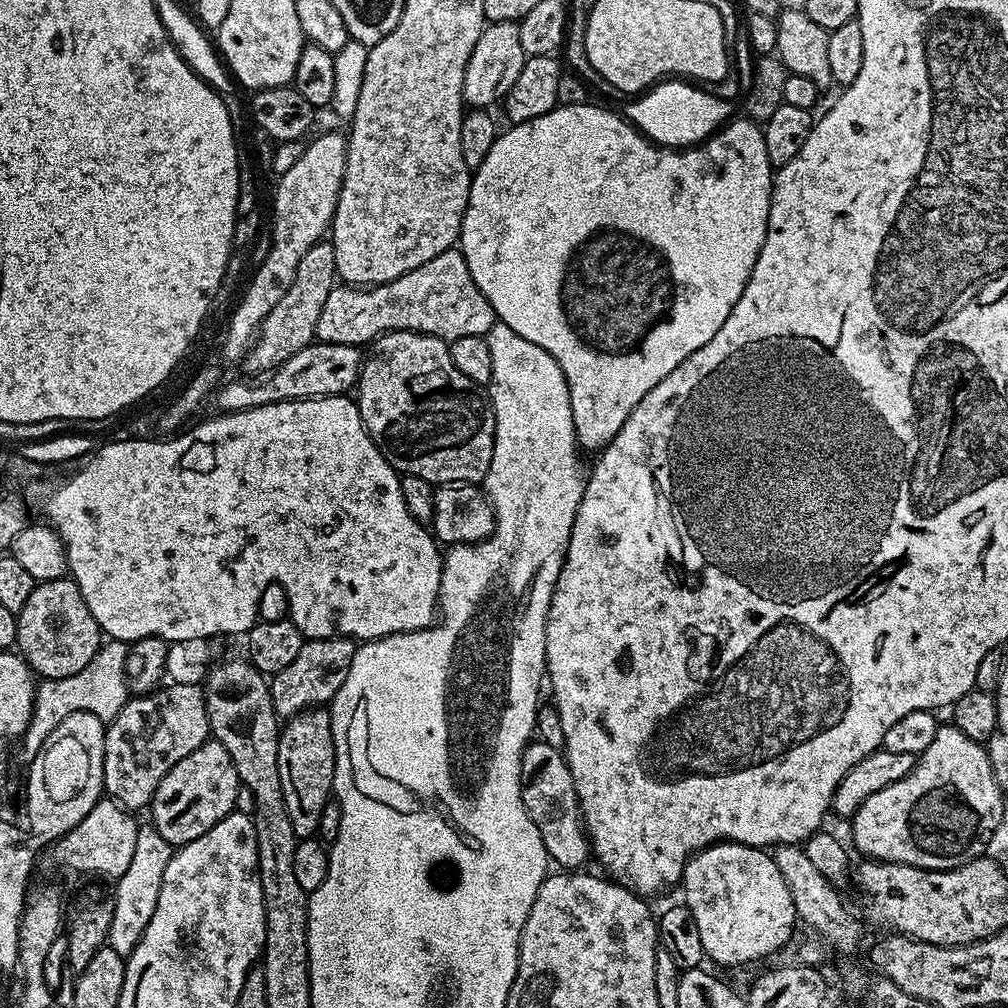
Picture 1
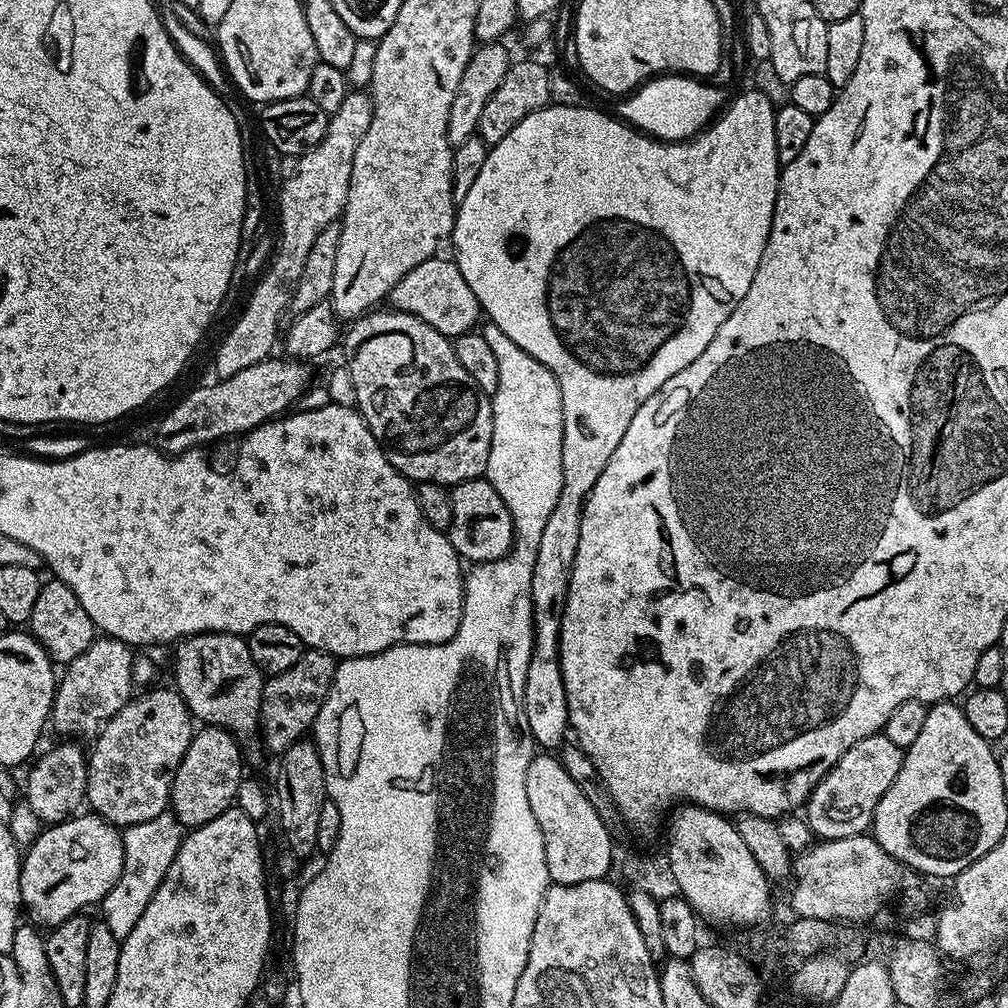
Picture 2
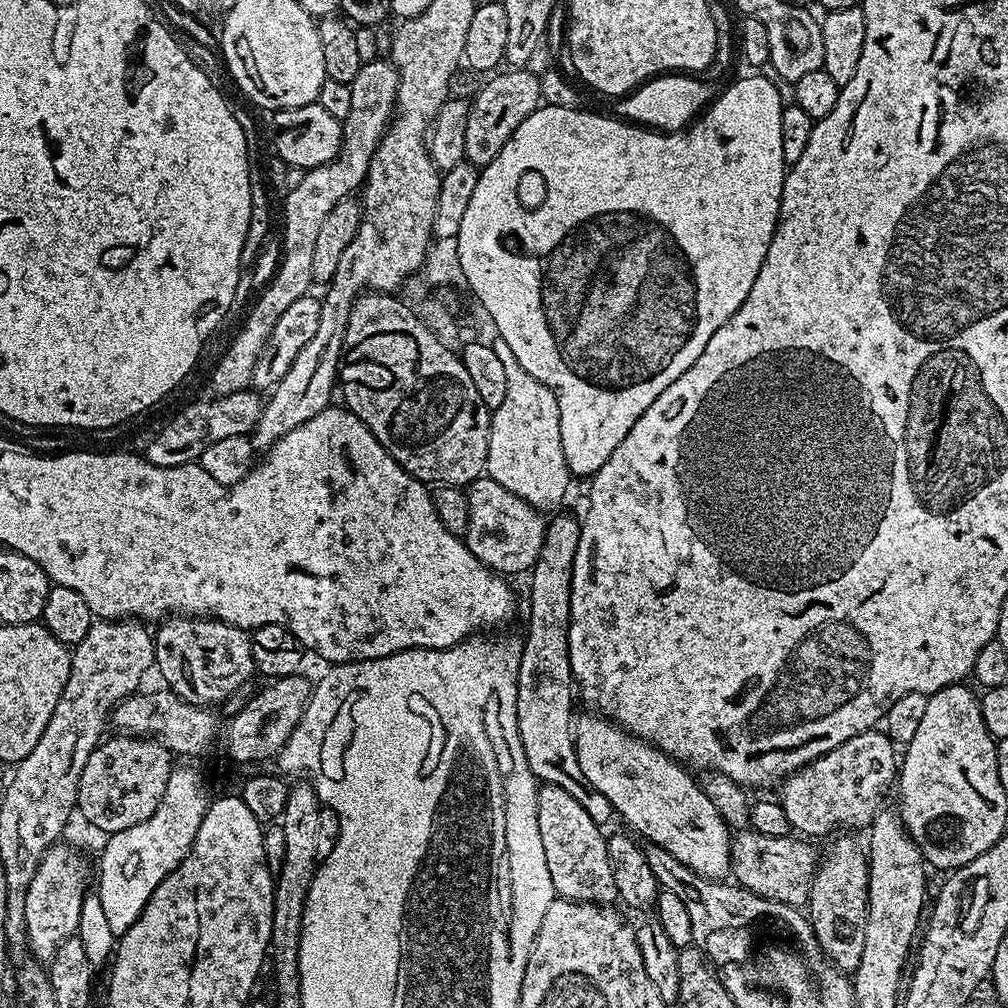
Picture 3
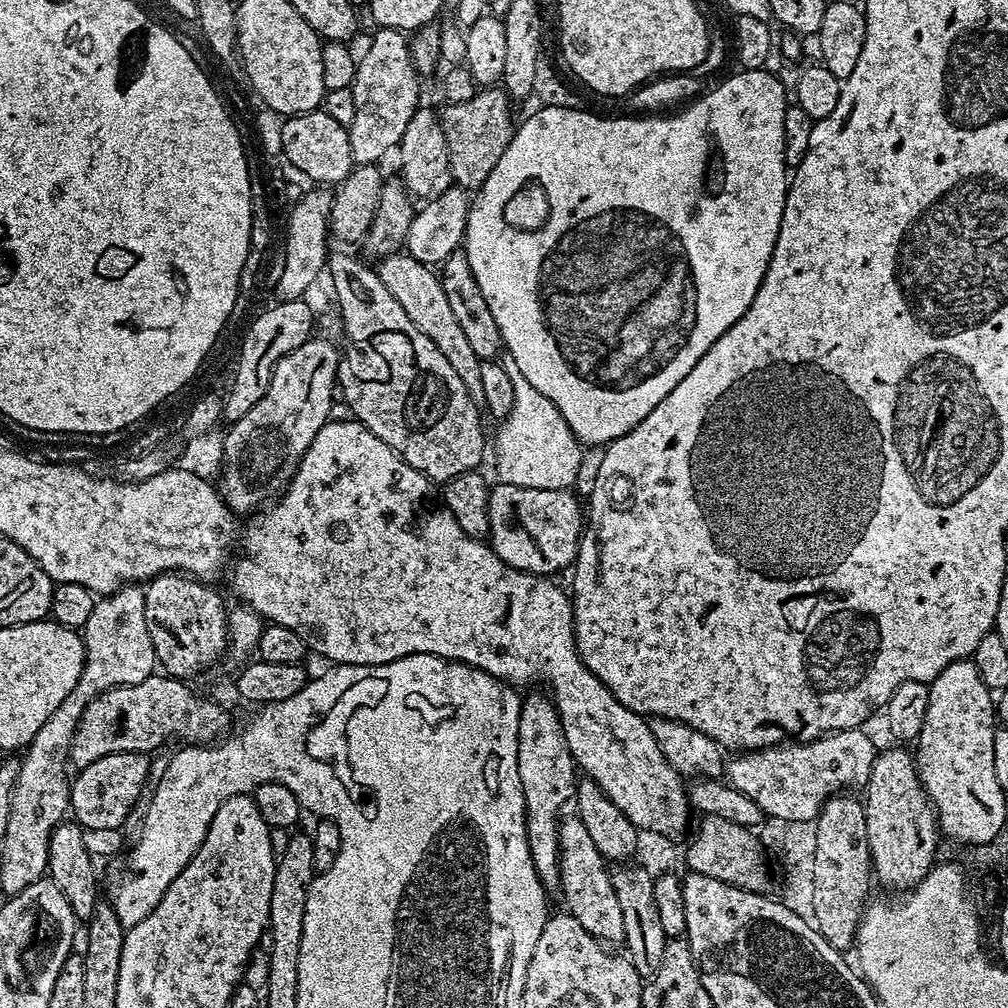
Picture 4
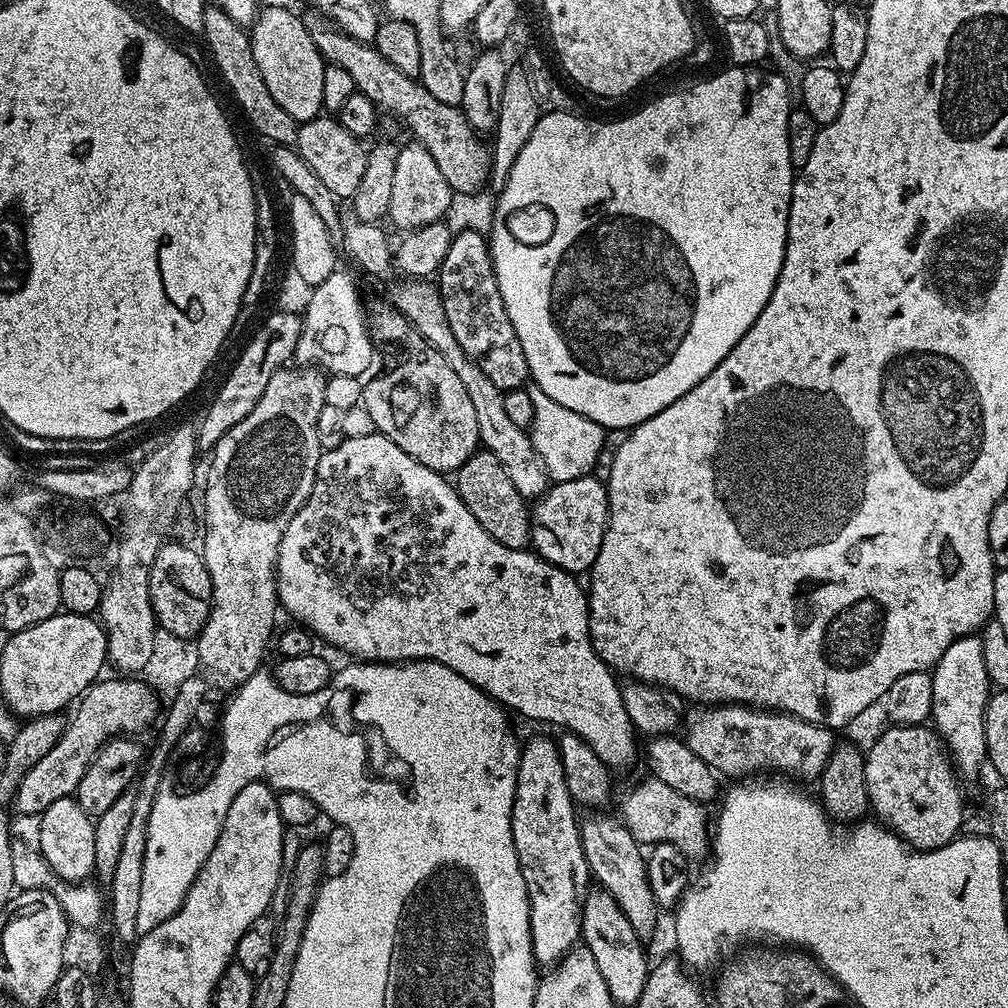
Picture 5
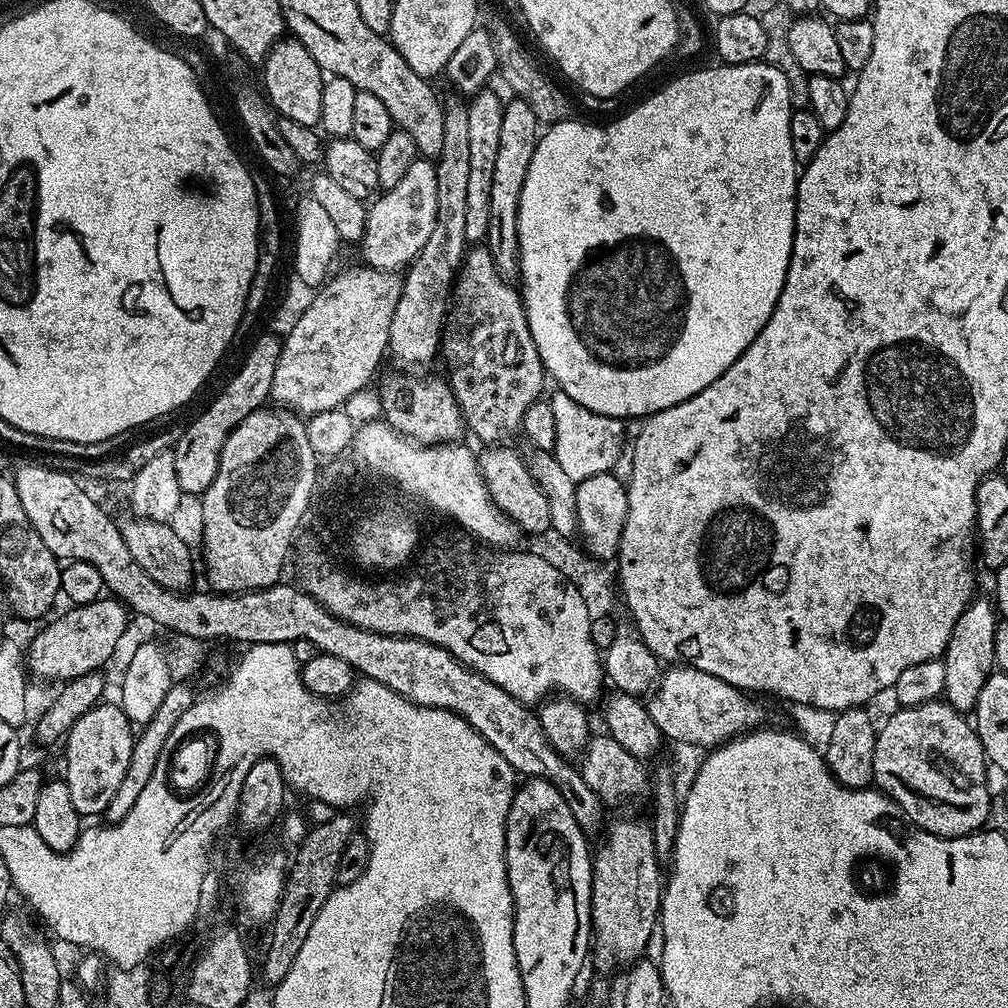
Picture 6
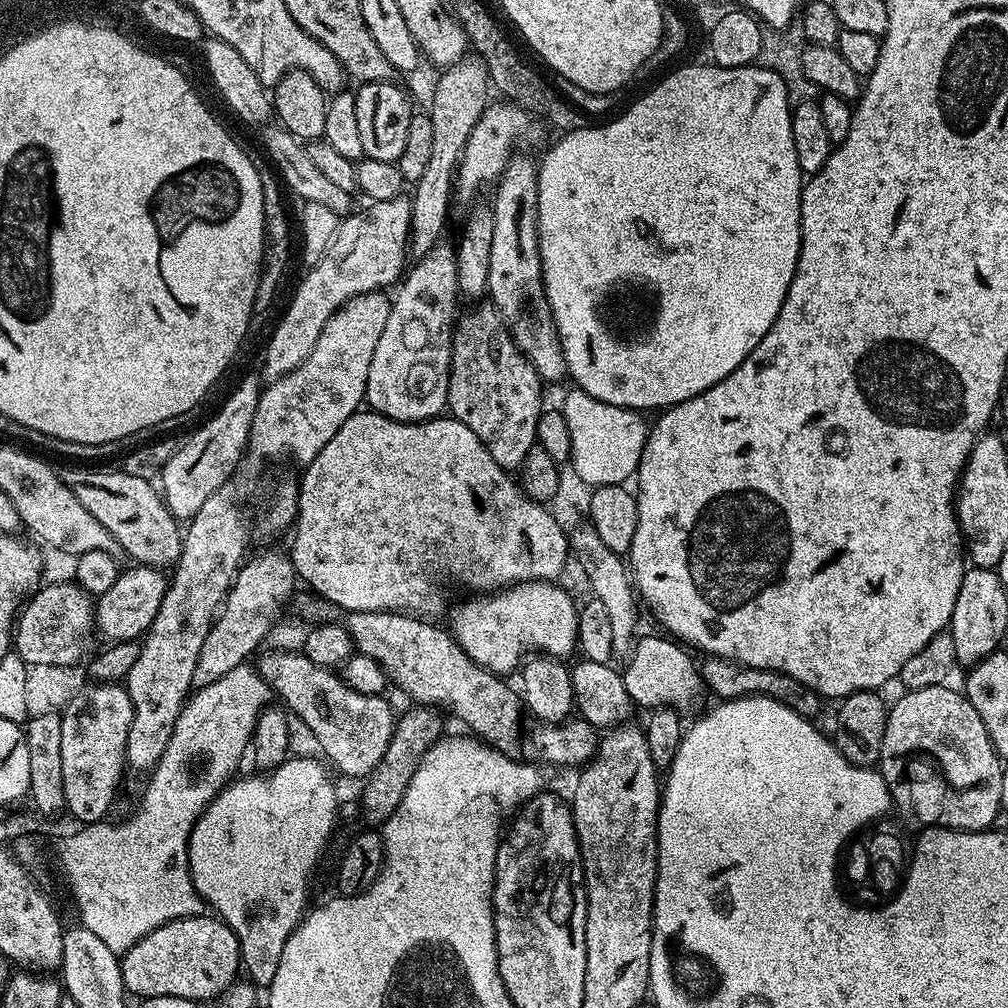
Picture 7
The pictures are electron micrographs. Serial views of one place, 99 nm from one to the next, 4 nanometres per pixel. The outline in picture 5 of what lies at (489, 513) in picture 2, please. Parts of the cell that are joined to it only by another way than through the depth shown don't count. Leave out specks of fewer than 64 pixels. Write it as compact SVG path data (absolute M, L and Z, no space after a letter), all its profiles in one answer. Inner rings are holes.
M589 474L587 476L579 476L577 480L562 480L556 483L553 483L551 487L548 488L546 493L543 496L539 497L531 505L530 508L530 548L531 551L535 552L537 556L541 556L546 562L550 562L554 566L559 568L565 568L566 571L573 574L581 574L580 572L587 573L591 569L594 558L598 554L600 549L600 543L604 537L604 531L608 525L608 490L603 479L595 480L595 475Z

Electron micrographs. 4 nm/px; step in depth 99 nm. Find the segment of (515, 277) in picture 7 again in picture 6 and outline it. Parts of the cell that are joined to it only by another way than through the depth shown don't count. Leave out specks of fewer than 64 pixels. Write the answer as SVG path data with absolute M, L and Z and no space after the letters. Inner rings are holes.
M509 99L502 114L498 159L494 161L494 179L490 185L490 226L486 237L486 247L492 251L494 262L505 278L515 277L518 272L518 198L522 194L522 182L526 182L526 170L530 170L530 158L534 158L537 139L538 121L534 110L530 110L525 100Z

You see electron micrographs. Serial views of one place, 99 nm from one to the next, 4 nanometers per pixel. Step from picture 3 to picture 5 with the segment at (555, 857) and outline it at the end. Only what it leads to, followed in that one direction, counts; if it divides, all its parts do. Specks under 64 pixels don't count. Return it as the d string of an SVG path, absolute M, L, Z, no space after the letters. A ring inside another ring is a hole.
M599 886L584 893L584 905L580 911L580 934L583 947L594 954L594 962L598 962L598 970L602 970L602 978L616 1005L635 1006L642 994L642 986L646 986L650 960L644 957L645 945L640 936L634 934L634 926L626 922L626 914L622 914L618 902L614 902L612 895Z

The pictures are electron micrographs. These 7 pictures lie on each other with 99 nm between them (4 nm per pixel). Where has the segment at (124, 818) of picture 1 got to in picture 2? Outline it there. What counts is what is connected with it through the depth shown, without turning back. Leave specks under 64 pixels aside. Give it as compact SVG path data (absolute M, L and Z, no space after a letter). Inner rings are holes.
M73 814L59 824L49 824L27 845L20 866L20 903L31 923L51 930L66 918L83 913L91 904L99 905L118 882L124 865L124 837L121 829L101 816Z

